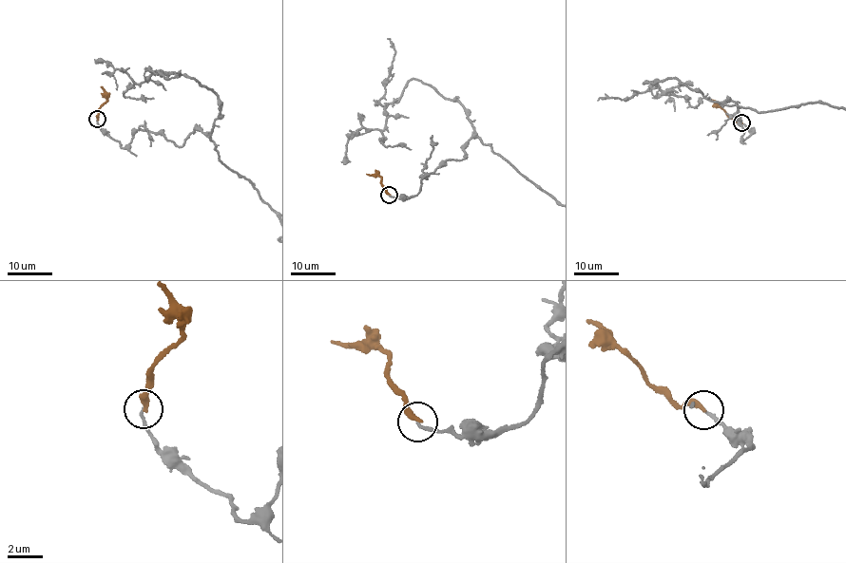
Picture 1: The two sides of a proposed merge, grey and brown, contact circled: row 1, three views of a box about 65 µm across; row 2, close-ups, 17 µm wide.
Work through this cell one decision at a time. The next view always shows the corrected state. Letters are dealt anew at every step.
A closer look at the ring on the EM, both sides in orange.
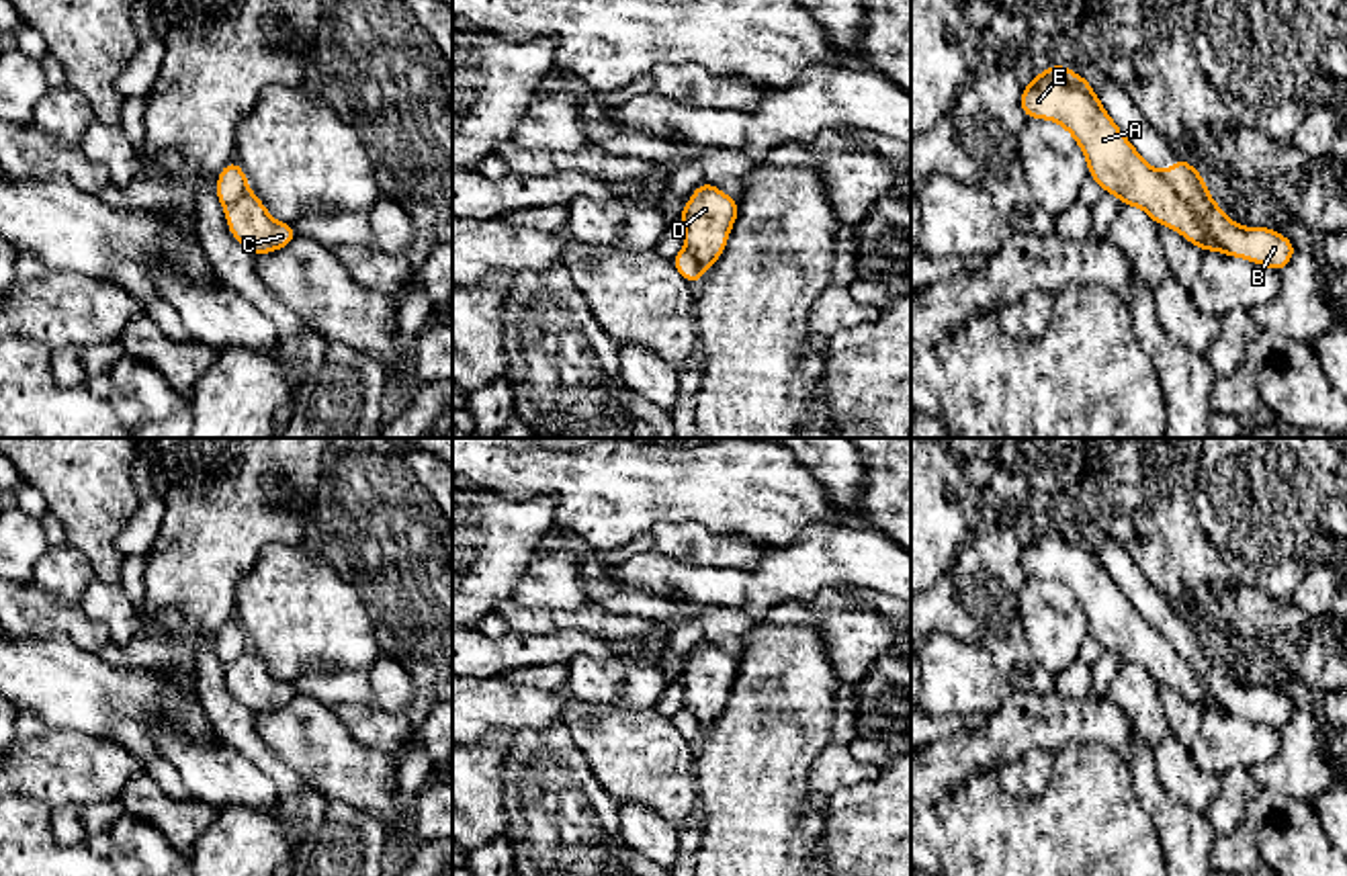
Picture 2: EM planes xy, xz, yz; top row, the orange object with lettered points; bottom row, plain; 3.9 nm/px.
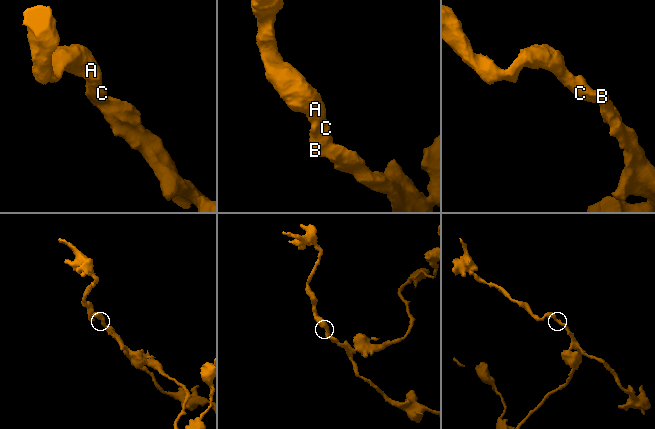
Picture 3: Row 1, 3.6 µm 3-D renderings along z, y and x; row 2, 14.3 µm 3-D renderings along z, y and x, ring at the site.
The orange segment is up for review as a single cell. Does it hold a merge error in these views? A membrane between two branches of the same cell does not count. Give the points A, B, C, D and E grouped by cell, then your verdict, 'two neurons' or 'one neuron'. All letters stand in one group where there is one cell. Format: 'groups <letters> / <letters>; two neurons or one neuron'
groups A C D E / B; two neurons

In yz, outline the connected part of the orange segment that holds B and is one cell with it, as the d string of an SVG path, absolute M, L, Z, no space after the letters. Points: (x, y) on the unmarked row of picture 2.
M1177 618L1163 630L1163 634L1181 661L1189 663L1193 675L1204 682L1210 698L1222 710L1275 727L1279 733L1284 731L1288 718L1298 708L1286 694L1269 686L1243 686L1228 677L1220 663L1212 659L1200 630L1187 618Z

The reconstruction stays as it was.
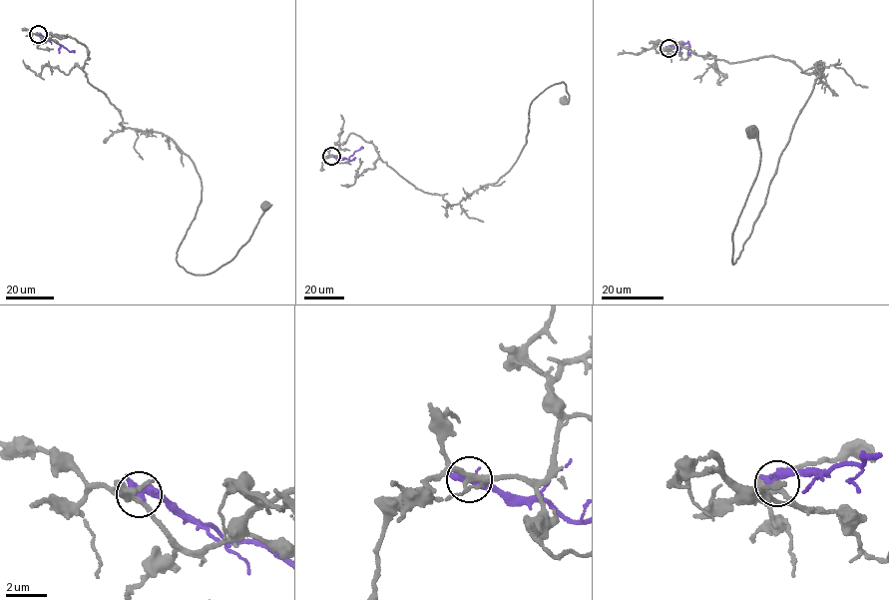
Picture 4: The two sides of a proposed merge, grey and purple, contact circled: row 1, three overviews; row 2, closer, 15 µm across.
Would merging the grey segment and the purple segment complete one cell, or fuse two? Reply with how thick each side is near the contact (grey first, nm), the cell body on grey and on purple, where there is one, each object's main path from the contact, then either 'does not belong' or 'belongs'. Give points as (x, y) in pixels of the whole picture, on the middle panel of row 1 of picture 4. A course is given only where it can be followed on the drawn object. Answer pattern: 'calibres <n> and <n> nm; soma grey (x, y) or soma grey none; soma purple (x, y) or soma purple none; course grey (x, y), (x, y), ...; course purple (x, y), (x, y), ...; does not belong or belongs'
calibres 240 and 360 nm; soma grey (563, 100); soma purple none; course grey (331, 155), (359, 136), (456, 205), (509, 171), (533, 100), (563, 82), (563, 101); course purple (331, 155), (347, 159), (363, 148); does not belong

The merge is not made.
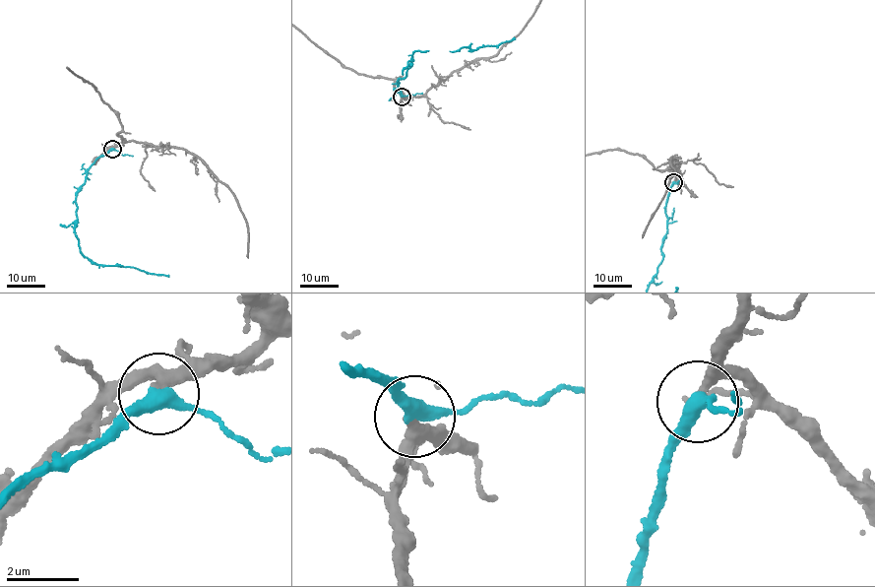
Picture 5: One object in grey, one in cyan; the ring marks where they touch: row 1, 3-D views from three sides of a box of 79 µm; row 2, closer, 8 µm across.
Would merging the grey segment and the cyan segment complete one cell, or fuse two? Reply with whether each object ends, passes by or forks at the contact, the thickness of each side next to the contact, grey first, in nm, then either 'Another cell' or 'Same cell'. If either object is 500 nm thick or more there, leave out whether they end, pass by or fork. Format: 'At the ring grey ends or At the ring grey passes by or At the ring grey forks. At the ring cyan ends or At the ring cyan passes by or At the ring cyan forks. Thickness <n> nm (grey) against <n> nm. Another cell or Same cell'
At the ring grey passes by. At the ring cyan passes by. Thickness 260 nm (grey) against 360 nm. Same cell

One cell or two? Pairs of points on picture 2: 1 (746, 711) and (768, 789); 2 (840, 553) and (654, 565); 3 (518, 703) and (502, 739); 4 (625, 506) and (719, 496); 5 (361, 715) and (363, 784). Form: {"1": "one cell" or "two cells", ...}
{"1": "one cell", "2": "one cell", "3": "two cells", "4": "one cell", "5": "two cells"}

